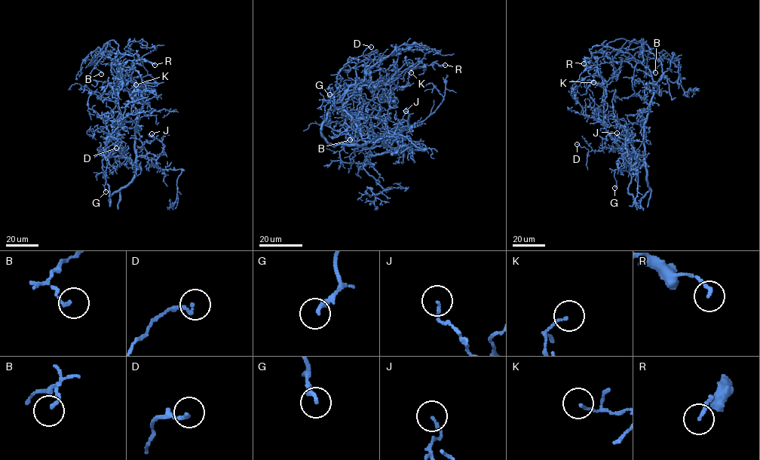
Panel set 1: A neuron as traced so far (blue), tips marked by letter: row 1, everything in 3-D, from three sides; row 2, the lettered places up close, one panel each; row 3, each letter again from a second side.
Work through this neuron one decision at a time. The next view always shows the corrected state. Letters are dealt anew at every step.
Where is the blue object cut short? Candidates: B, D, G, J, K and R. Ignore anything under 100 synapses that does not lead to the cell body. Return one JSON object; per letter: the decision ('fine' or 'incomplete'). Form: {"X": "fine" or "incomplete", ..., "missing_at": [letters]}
{"B": "fine", "D": "fine", "G": "fine", "J": "fine", "K": "fine", "R": "fine", "missing_at": []}

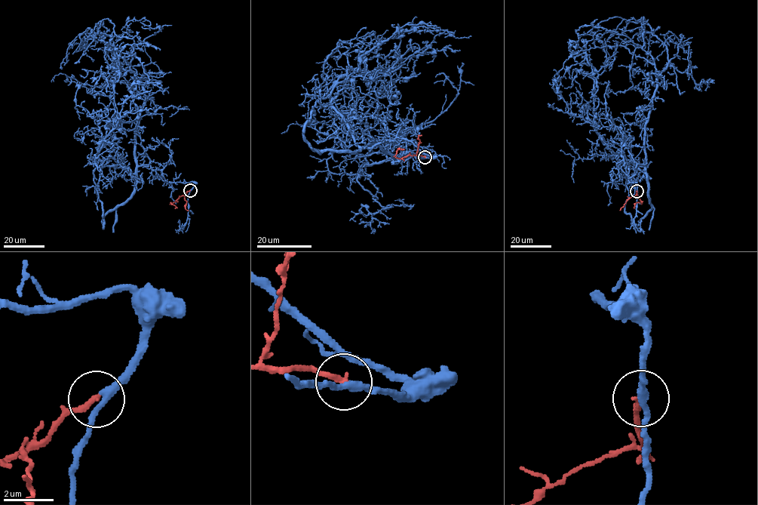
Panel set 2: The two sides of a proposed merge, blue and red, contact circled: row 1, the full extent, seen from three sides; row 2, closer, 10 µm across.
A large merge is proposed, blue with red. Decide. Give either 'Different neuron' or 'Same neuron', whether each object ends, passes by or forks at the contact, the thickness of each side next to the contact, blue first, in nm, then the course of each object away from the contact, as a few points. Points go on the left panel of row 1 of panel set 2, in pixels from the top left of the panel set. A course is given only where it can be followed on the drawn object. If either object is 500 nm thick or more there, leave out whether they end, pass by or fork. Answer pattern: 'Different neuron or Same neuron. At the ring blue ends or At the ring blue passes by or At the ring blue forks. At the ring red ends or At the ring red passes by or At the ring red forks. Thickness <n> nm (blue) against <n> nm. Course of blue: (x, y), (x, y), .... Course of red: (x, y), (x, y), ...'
Same neuron. At the ring blue passes by. At the ring red ends. Thickness 280 nm (blue) against 240 nm. Course of blue: (190, 191), (191, 181), (164, 181), (137, 164), (145, 95), (115, 60), (100, 21), (75, 63). Course of red: (190, 190), (170, 203), (174, 208)

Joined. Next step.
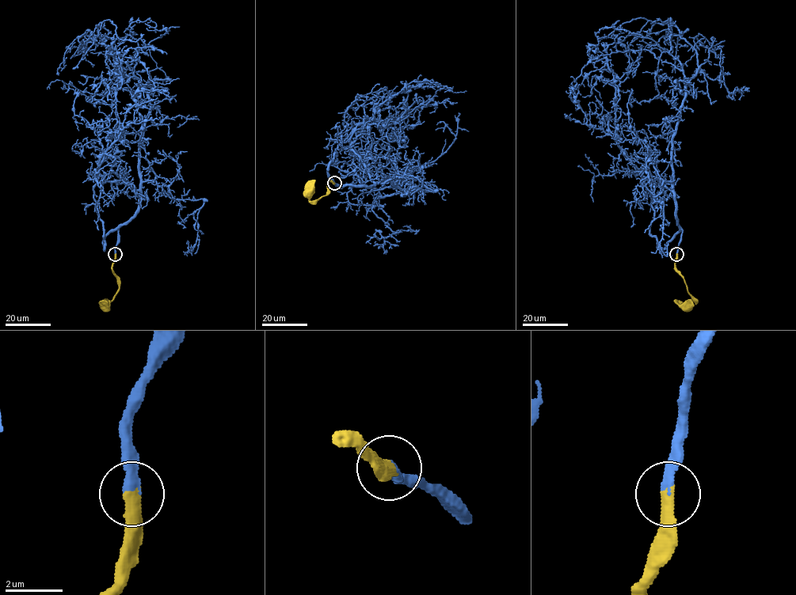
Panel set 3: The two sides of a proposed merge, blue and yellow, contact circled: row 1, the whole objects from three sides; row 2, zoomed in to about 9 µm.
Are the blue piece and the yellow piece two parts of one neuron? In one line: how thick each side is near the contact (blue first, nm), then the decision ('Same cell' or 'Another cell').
Thickness 320 nm (blue) against 380 nm. Same cell

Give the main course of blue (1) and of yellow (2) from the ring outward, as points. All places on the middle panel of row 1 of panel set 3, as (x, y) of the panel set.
1: (333, 183), (388, 180), (403, 193), (379, 197), (379, 153), (388, 142), (379, 126), (365, 120), (353, 127)
2: (333, 183), (327, 181), (325, 195), (314, 201), (309, 201), (308, 193)

